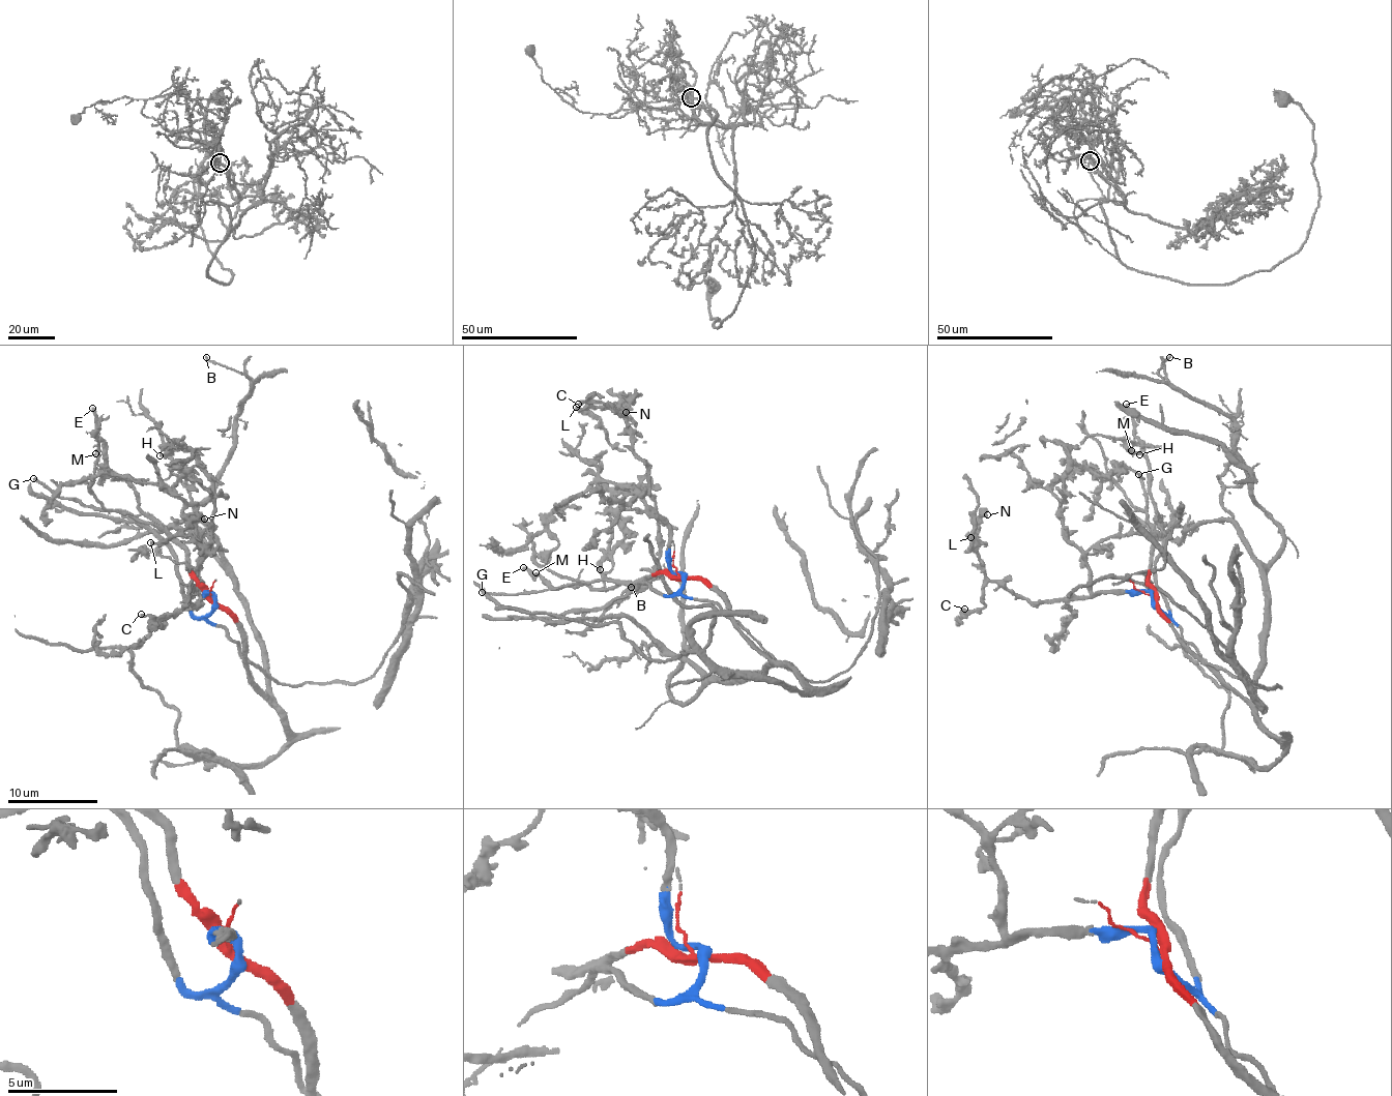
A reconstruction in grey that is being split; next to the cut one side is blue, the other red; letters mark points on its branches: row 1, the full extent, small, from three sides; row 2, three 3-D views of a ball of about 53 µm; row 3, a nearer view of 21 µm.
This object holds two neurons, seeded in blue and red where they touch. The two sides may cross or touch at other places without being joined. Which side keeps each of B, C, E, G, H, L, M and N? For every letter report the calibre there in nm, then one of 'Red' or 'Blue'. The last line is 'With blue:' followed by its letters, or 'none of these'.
B: Thickness 180 nm. Red
C: Thickness 240 nm. Blue
E: Thickness 260 nm. Red
G: Thickness 220 nm. Red
H: Thickness 200 nm. Blue
L: Thickness 240 nm. Blue
M: Thickness 110 nm. Red
N: Thickness 550 nm. Blue
With blue: C, H, L, N

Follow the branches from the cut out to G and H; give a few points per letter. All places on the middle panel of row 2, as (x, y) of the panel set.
G: (679, 576), (661, 574), (619, 582), (599, 580), (514, 593), (482, 593)
H: (683, 576), (671, 569), (669, 527), (633, 490), (618, 486), (638, 486), (606, 510), (608, 554), (599, 569)

